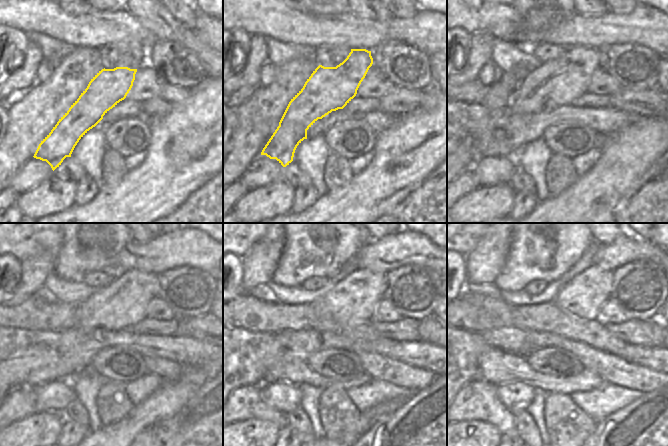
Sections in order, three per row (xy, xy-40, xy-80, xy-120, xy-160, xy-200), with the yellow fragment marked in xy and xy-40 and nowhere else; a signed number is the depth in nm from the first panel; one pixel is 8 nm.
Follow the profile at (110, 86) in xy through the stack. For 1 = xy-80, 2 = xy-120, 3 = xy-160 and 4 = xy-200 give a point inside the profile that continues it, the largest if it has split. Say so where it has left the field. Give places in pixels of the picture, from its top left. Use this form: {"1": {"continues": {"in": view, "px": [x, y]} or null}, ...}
{"1": {"continues": {"in": "xy-80", "px": [557, 83]}}, "2": {"continues": {"in": "xy-120", "px": [122, 303]}}, "3": {"continues": {"in": "xy-160", "px": [353, 300]}}, "4": {"continues": {"in": "xy-200", "px": [583, 297]}}}

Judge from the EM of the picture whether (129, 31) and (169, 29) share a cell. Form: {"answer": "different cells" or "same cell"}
{"answer": "different cells"}

